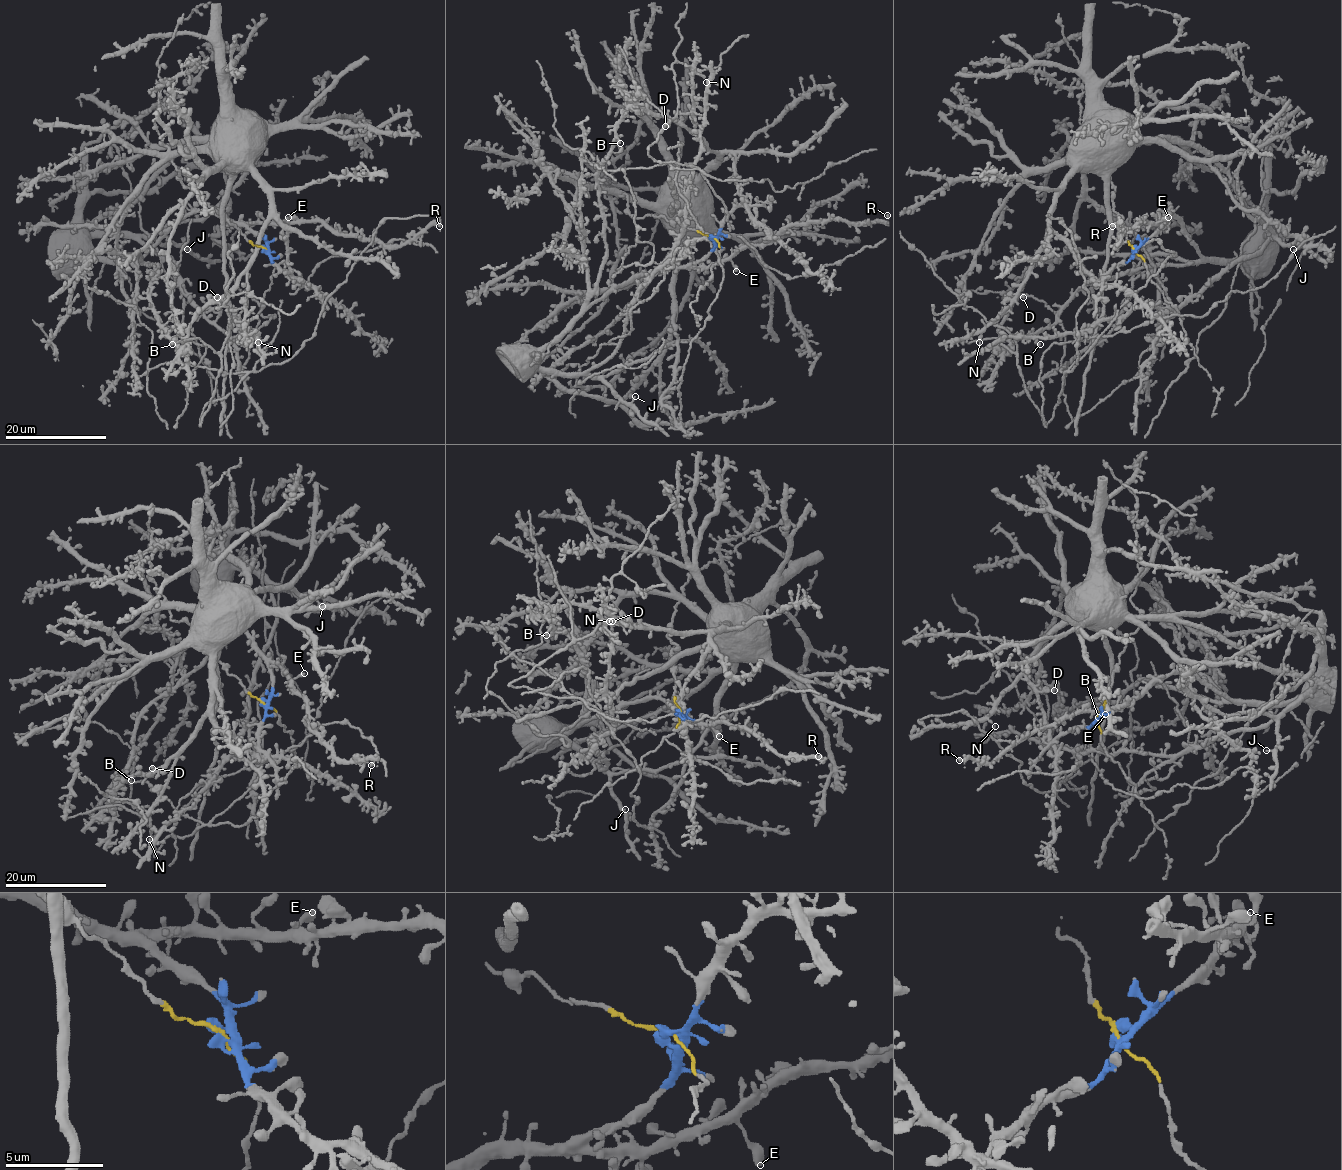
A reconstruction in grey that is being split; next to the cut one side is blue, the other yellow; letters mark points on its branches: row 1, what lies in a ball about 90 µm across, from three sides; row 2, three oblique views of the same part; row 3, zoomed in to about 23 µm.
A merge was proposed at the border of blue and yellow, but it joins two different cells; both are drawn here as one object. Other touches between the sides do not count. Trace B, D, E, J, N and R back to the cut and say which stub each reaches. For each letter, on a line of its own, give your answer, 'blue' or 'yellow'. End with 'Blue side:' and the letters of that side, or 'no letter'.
B: blue
D: yellow
E: blue
J: blue
N: blue
R: blue
Blue side: B, E, J, N, R

